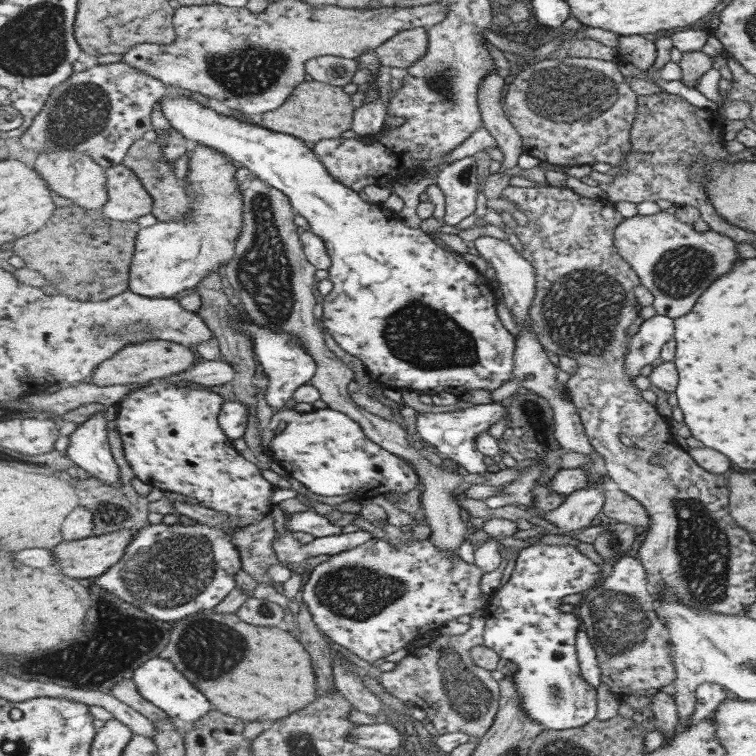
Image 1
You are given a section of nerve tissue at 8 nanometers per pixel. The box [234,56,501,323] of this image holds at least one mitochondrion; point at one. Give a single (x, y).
(445, 82)

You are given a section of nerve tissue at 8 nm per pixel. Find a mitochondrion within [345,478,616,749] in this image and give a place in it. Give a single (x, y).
(466, 695)

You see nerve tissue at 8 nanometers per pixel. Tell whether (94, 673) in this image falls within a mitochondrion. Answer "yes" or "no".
yes

